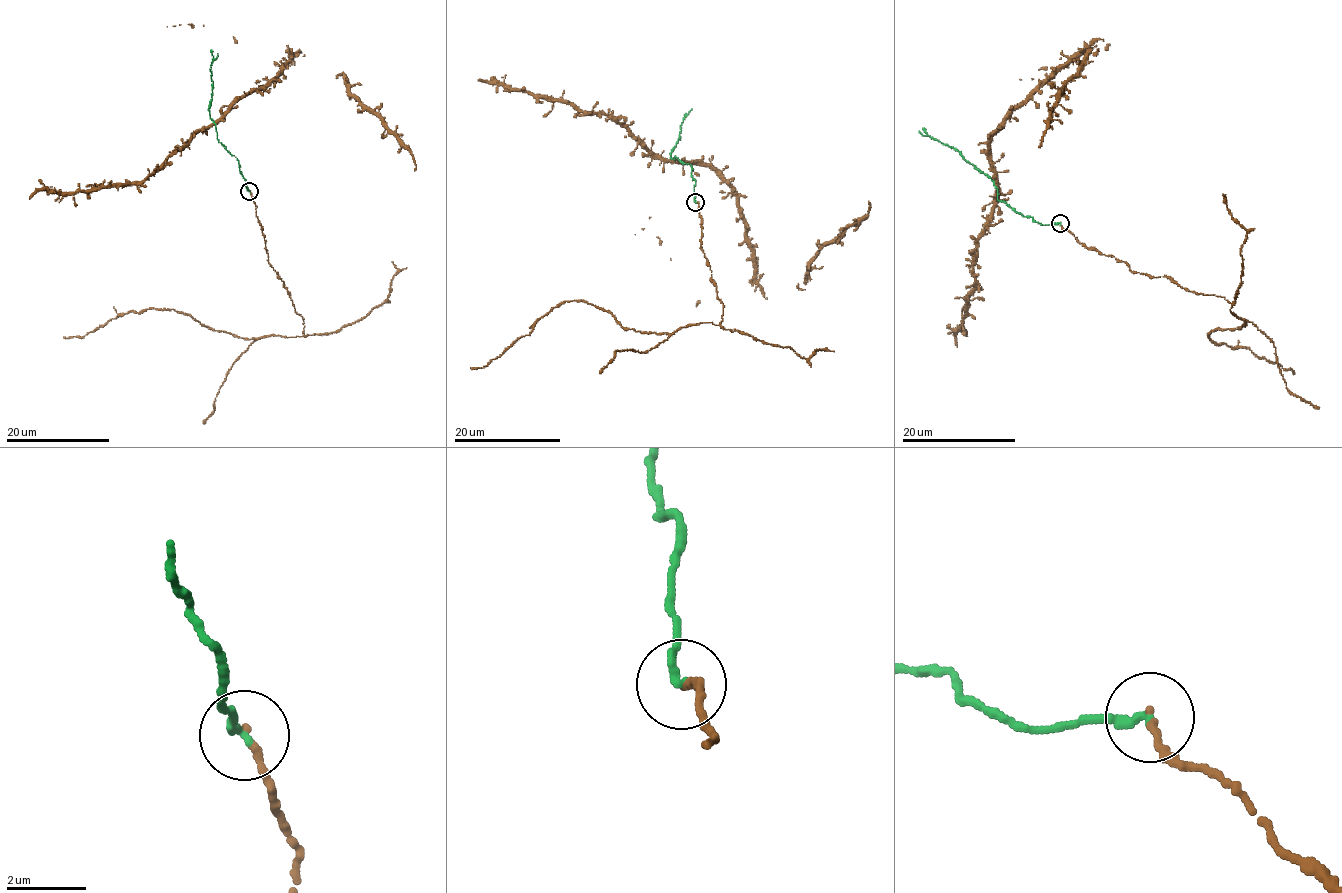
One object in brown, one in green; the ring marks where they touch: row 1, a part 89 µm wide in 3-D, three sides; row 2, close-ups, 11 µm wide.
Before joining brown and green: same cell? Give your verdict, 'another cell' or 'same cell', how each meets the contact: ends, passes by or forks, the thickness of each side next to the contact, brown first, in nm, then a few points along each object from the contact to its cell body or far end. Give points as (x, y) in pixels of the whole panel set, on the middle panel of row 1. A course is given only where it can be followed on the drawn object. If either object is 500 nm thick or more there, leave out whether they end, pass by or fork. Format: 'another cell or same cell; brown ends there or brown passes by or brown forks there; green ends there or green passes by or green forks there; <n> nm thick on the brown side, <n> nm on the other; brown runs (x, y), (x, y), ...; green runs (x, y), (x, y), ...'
same cell; brown ends there; green ends there; 180 nm thick on the brown side, 240 nm on the other; brown runs (695, 203), (700, 249), (723, 303), (719, 325), (646, 333), (583, 301), (564, 301), (470, 368); green runs (695, 202), (692, 166), (674, 156), (674, 160), (670, 157), (671, 150), (680, 137), (680, 125), (692, 109)

